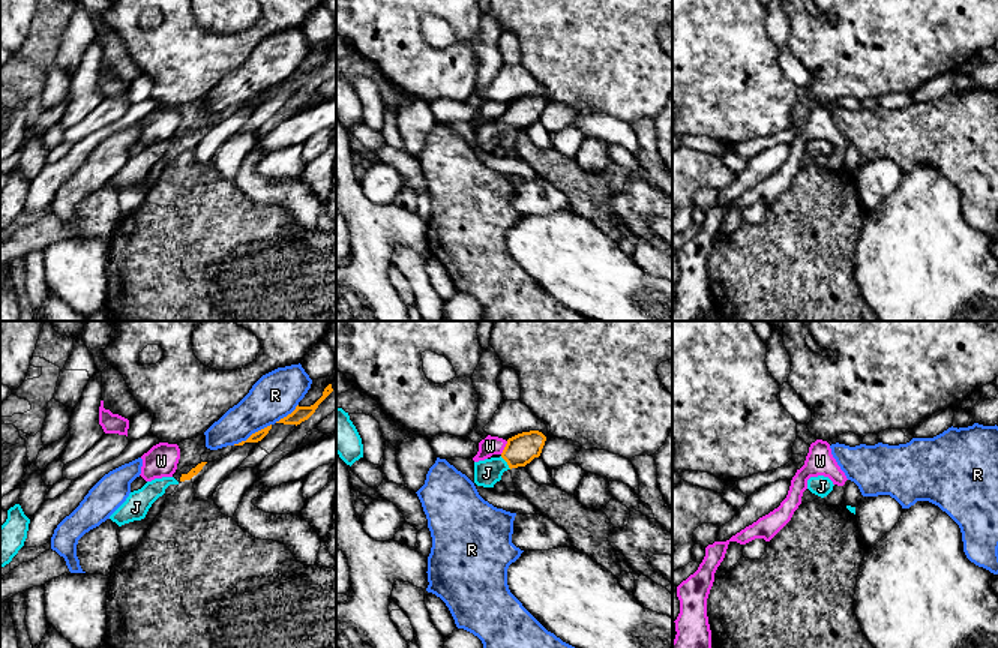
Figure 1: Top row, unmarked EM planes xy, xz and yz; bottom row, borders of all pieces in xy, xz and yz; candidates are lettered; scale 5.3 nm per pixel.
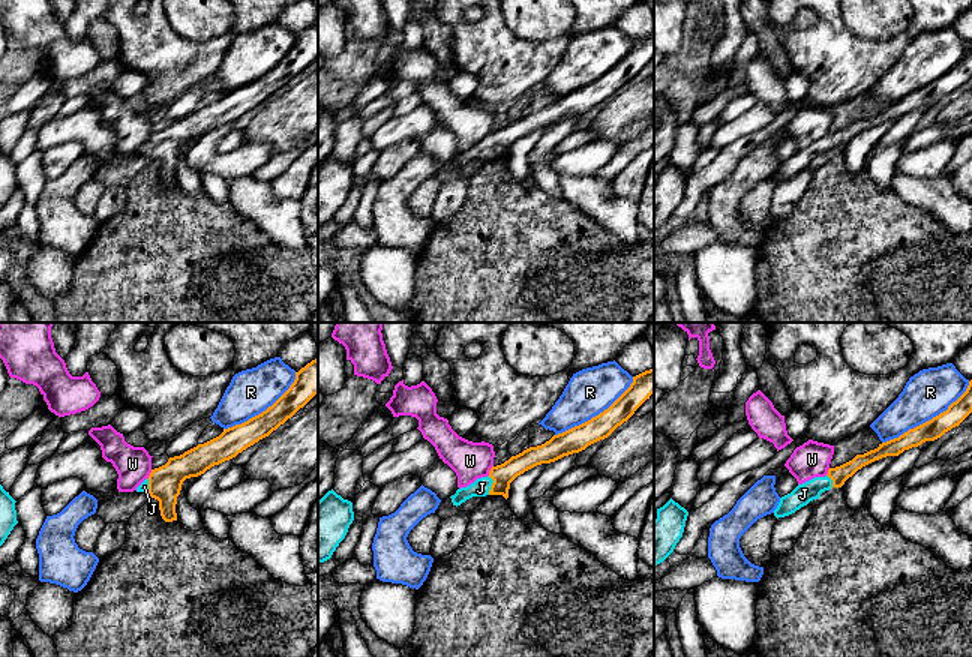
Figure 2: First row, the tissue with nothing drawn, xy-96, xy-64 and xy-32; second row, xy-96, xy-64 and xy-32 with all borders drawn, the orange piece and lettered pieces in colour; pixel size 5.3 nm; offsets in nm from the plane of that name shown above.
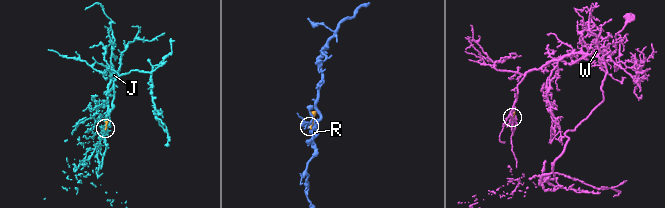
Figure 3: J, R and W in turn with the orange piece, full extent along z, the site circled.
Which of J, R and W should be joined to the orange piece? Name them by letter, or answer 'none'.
J

